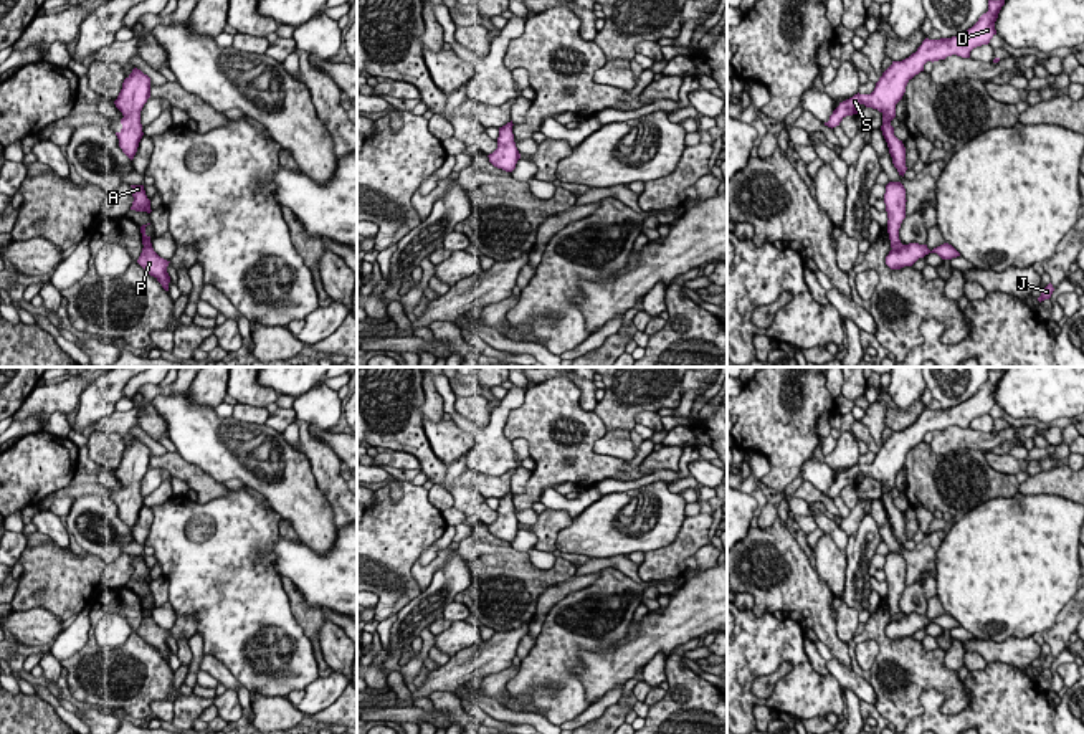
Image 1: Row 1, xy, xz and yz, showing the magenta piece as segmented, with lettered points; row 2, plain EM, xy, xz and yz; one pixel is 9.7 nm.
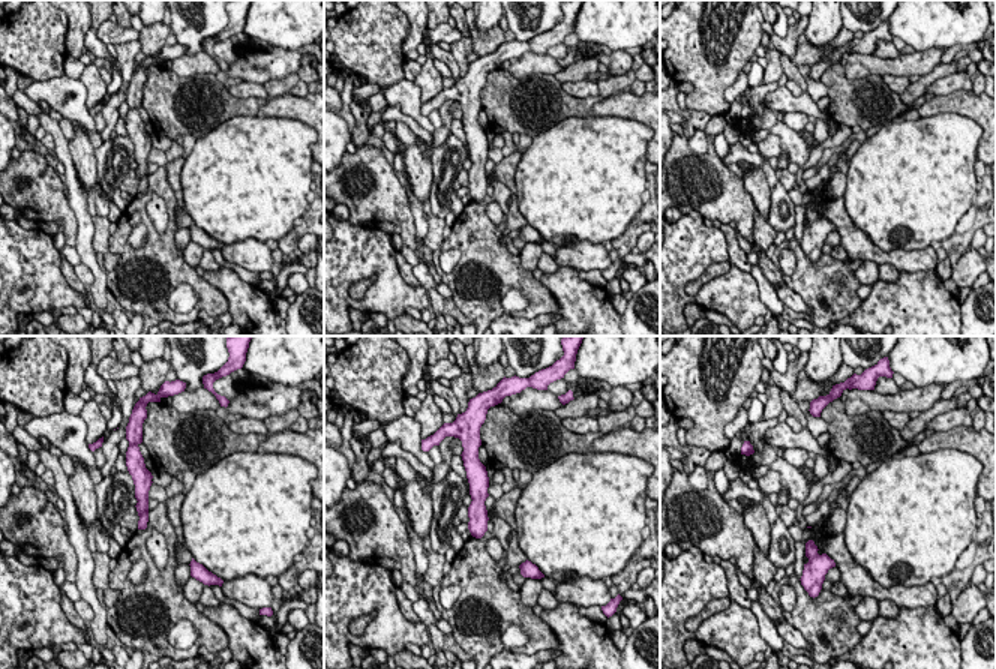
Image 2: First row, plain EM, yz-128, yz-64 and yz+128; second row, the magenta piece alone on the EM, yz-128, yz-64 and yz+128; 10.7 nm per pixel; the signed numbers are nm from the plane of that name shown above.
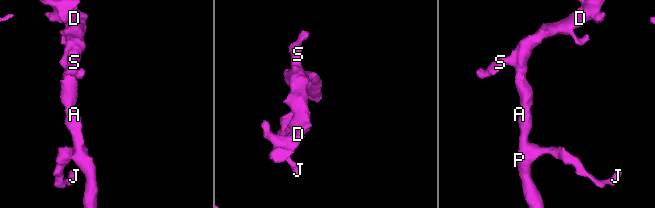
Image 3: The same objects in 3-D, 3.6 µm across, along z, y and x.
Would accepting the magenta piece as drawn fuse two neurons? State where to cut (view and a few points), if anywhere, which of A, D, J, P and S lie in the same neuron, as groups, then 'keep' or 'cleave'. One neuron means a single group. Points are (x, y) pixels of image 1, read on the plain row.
no cut; A D J P S; keep

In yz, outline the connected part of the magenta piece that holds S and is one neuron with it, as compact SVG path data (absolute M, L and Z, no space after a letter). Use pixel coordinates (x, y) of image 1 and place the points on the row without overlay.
M1005 367L1000 370L988 370L988 382L983 384L978 392L967 402L940 410L925 408L922 415L909 428L902 431L892 431L892 435L882 443L876 458L871 465L854 465L853 468L839 473L839 476L825 493L828 498L836 498L846 486L858 484L858 476L877 479L882 484L882 506L887 512L892 534L899 546L904 547L906 537L906 517L902 511L894 506L894 498L891 491L896 488L896 474L902 469L907 453L924 441L927 431L945 430L947 427L957 425L962 428L970 428L970 422L977 417L988 415L996 405L995 392L1001 377L1005 375Z

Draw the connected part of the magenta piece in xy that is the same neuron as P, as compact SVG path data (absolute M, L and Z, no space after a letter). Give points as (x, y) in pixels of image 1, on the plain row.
M142 595L140 597L140 603L142 603L142 623L137 630L137 633L150 645L154 646L165 661L169 661L169 653L170 653L170 646L167 643L167 636L170 632L160 628L154 618L152 618L152 613L150 613L150 607L145 605L145 597L147 595Z

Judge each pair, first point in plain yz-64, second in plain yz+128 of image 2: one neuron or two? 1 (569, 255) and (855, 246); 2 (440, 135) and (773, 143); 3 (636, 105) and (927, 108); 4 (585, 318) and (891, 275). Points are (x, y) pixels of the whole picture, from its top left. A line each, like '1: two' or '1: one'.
1: one
2: one
3: one
4: two

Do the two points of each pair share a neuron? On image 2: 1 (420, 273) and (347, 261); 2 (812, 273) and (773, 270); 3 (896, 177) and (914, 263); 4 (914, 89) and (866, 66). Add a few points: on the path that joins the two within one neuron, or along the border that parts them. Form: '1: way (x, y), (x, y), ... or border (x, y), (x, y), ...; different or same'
1: border (420, 284), (426, 290); different
2: border (782, 275), (785, 282); different
3: border (876, 245), (885, 251), (924, 249), (930, 246); different
4: border (941, 62), (920, 77); different

